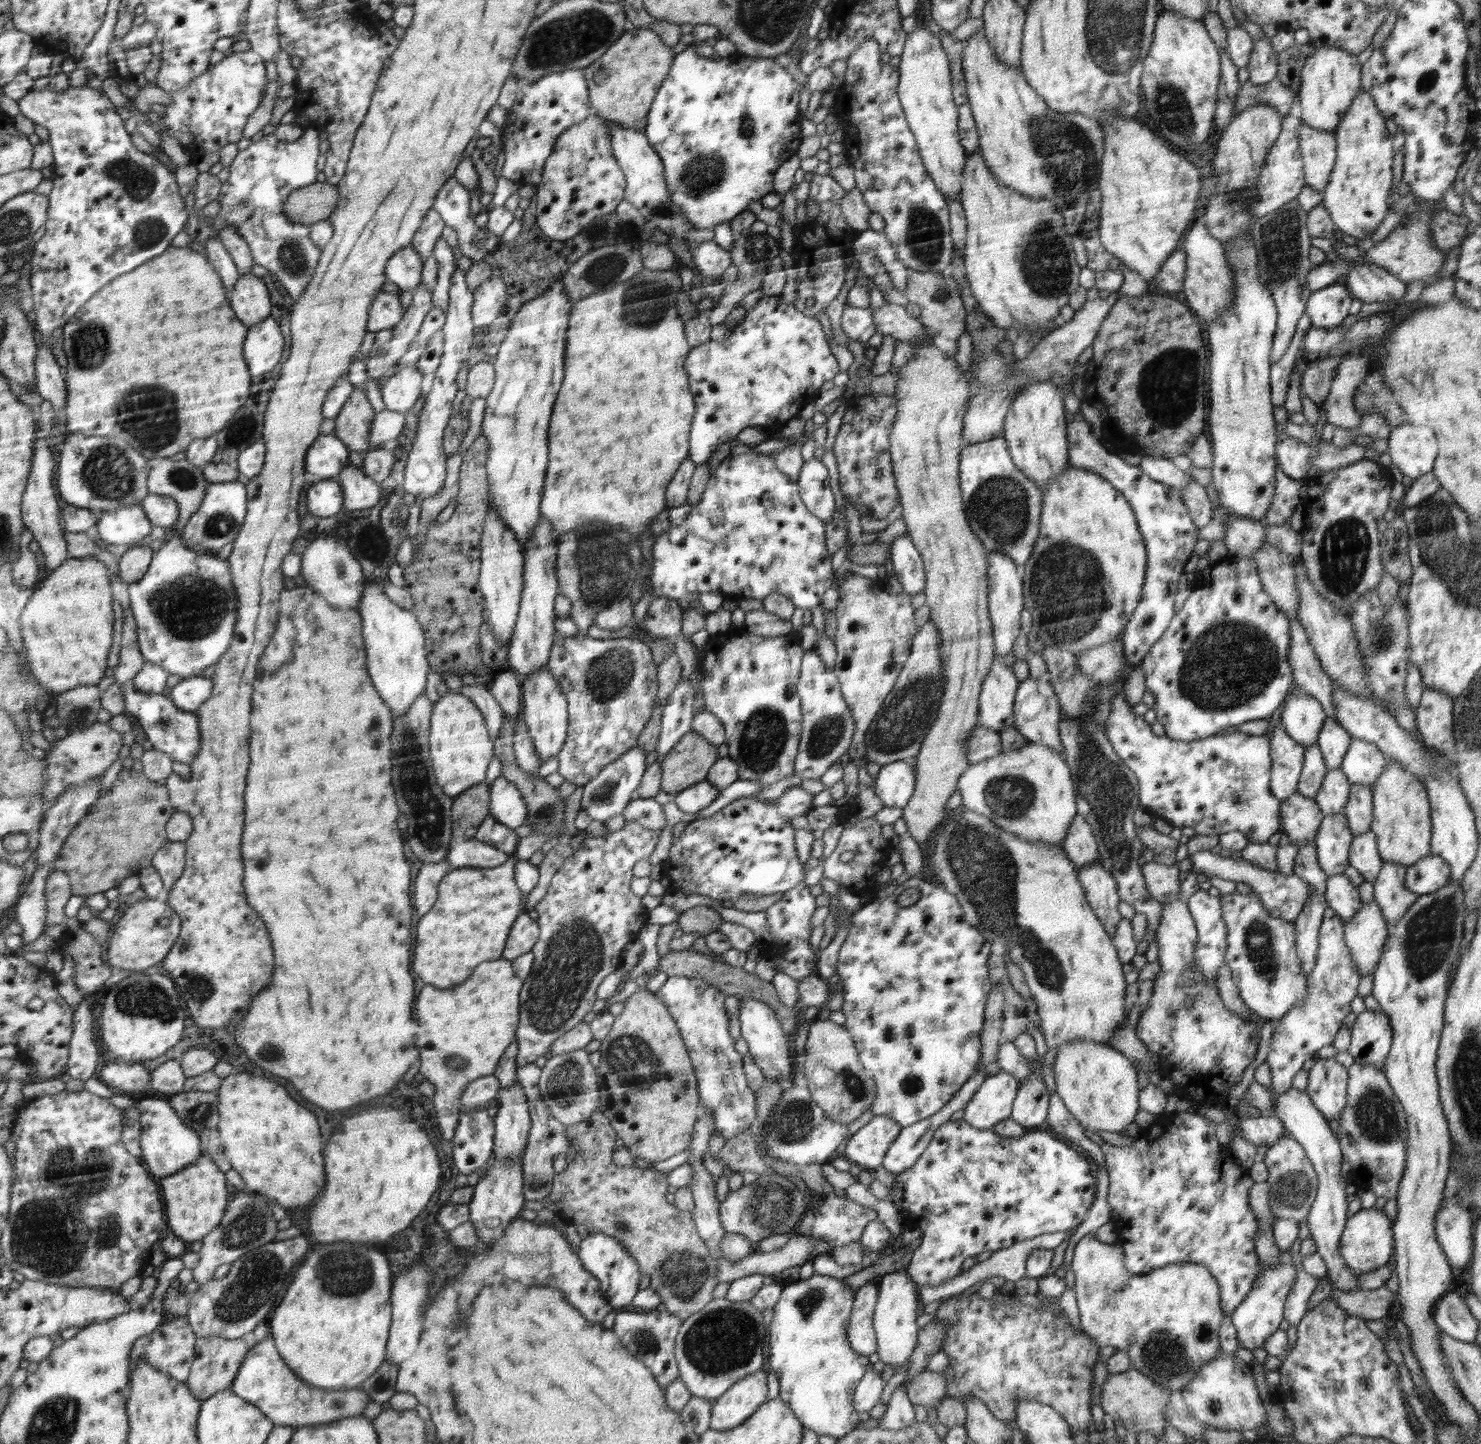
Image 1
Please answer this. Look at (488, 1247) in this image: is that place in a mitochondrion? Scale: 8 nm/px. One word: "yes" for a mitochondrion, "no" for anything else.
no

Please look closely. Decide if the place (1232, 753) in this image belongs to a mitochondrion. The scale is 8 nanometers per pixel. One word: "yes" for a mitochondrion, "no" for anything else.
no

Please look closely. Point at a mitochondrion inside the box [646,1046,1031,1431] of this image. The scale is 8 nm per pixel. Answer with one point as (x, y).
(724, 1339)

